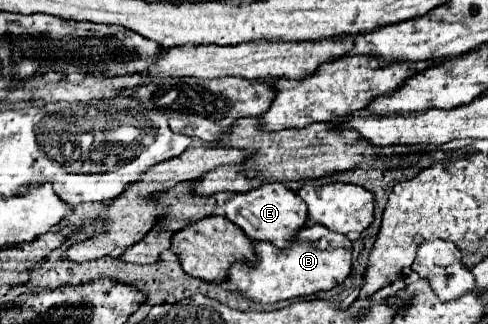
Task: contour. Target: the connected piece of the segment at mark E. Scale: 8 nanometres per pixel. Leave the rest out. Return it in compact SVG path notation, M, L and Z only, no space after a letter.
M282 183L262 185L260 189L240 193L222 205L226 217L236 223L252 241L270 241L276 247L288 247L288 241L296 239L296 233L308 223L308 211L304 201L292 189Z

